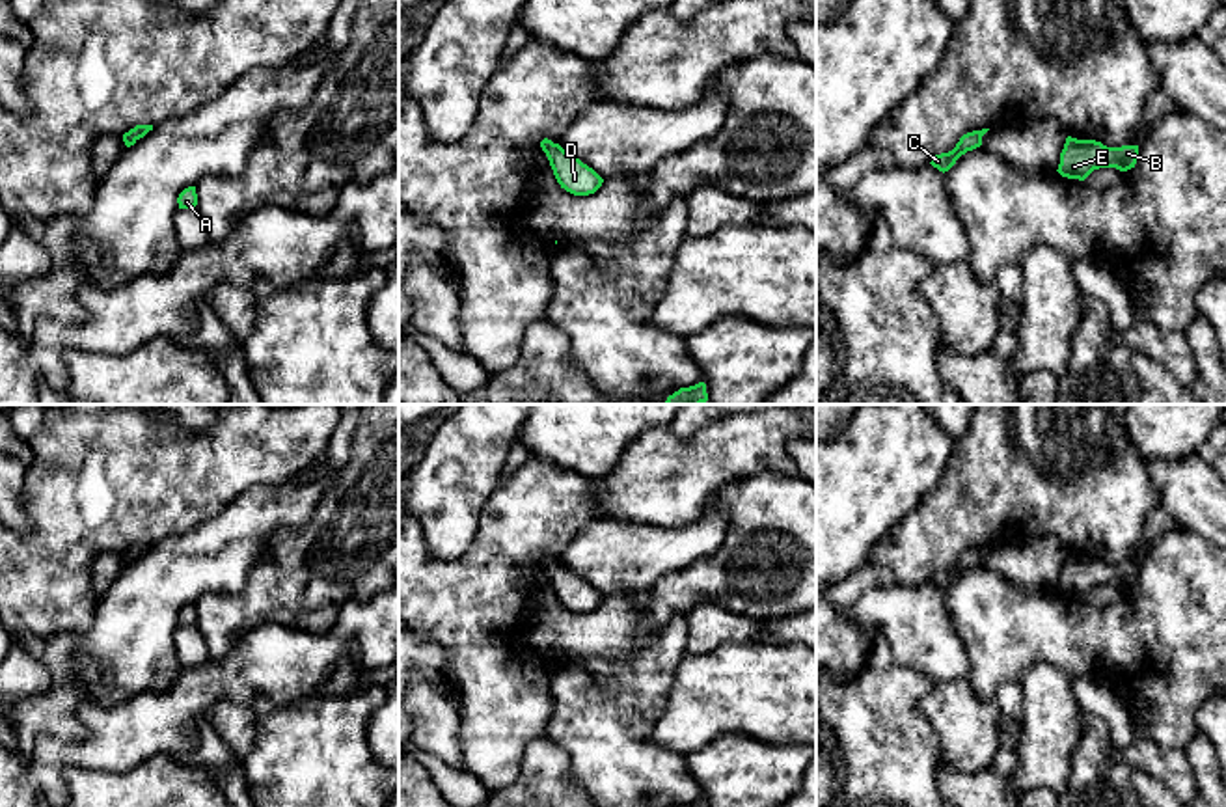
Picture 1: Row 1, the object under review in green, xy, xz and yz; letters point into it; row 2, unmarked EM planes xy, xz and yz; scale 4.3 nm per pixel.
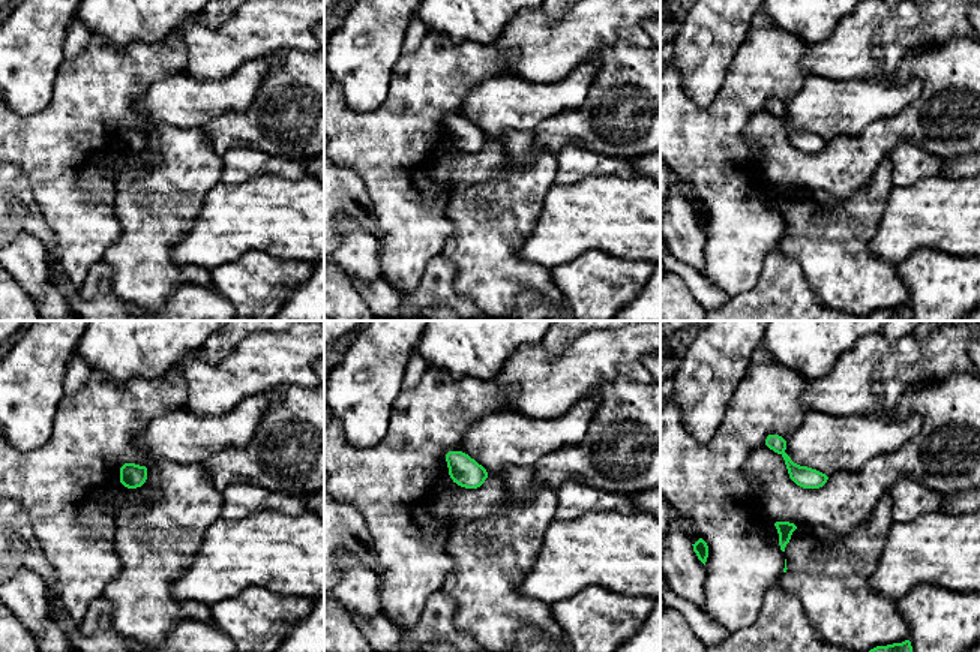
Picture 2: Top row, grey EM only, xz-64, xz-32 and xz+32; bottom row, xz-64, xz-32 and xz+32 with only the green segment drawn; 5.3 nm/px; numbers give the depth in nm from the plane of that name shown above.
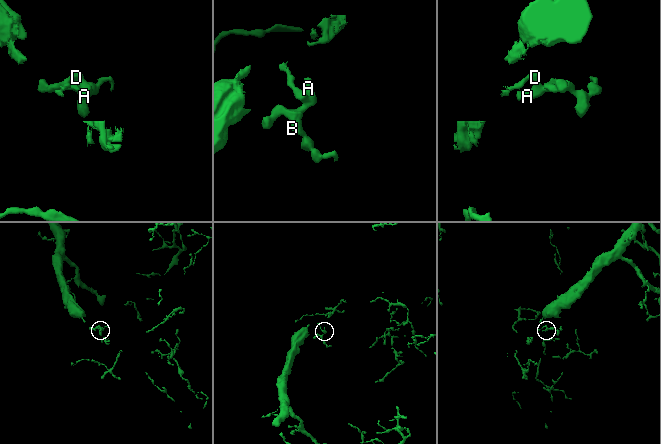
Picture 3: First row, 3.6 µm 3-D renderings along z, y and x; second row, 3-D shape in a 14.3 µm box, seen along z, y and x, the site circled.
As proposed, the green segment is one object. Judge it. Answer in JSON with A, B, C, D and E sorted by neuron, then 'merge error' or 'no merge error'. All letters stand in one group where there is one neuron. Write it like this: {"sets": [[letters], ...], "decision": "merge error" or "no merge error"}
{"sets": [["A", "B", "C", "D", "E"]], "decision": "no merge error"}

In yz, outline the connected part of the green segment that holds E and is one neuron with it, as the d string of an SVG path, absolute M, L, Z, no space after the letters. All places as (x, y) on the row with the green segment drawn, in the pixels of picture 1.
M1068 136L1056 171L1062 177L1084 181L1099 168L1127 171L1135 168L1137 158L1138 145L1107 147L1096 140L1077 140Z

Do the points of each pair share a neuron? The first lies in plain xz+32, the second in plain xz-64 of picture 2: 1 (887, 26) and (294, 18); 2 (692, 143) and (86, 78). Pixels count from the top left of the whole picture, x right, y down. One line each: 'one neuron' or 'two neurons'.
1: one neuron
2: one neuron

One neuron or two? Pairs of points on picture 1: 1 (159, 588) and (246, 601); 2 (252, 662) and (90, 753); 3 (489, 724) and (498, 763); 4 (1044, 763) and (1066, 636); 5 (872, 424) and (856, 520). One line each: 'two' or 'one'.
1: two
2: one
3: one
4: two
5: one

